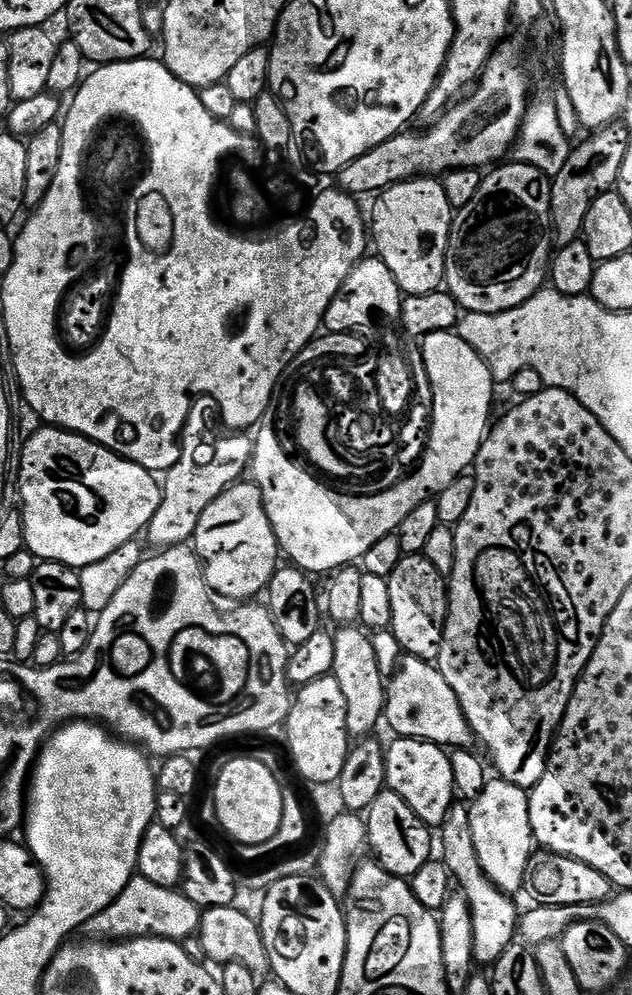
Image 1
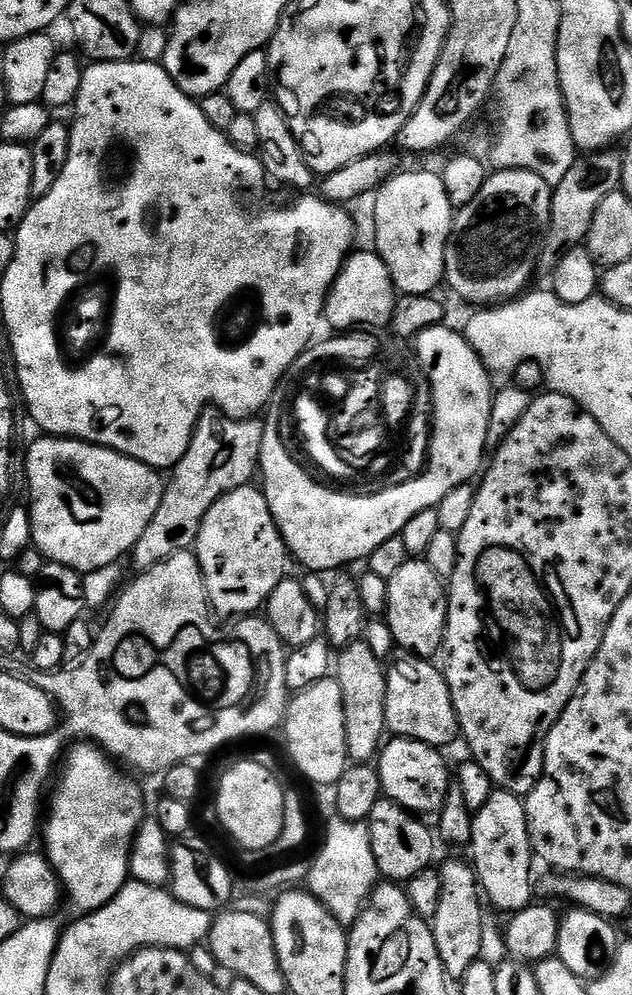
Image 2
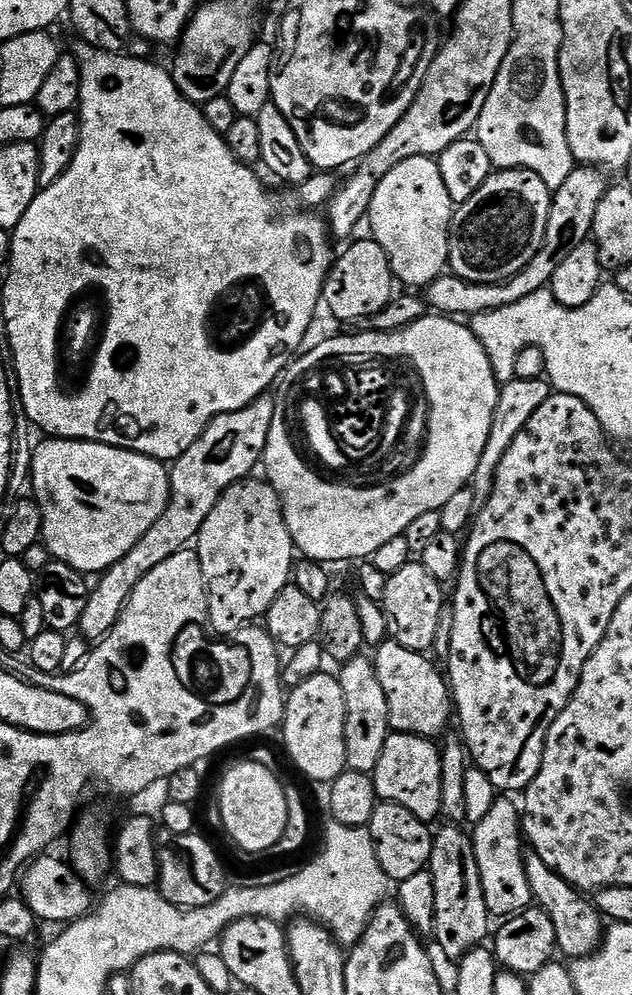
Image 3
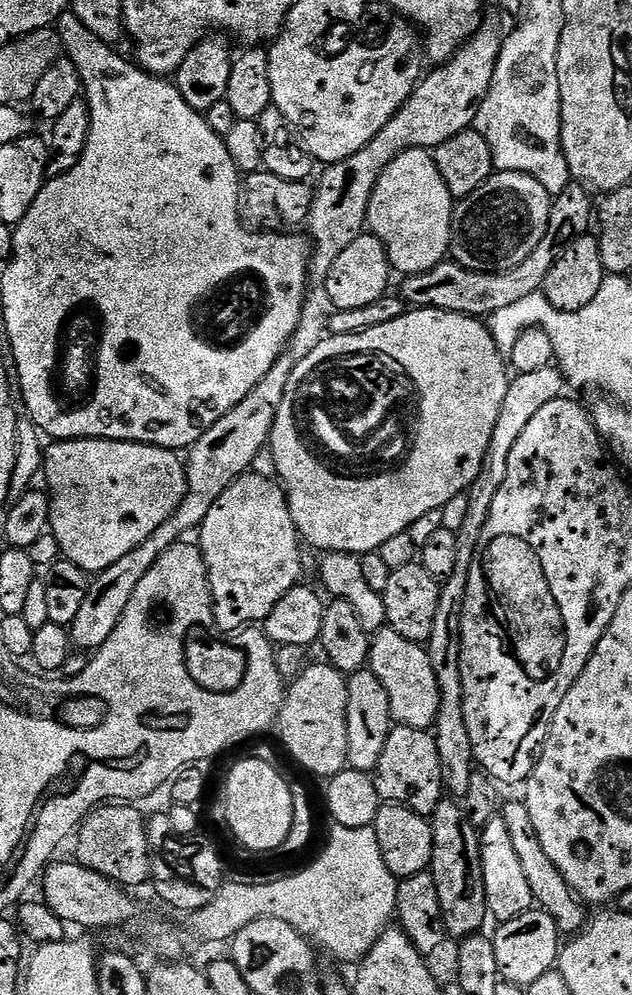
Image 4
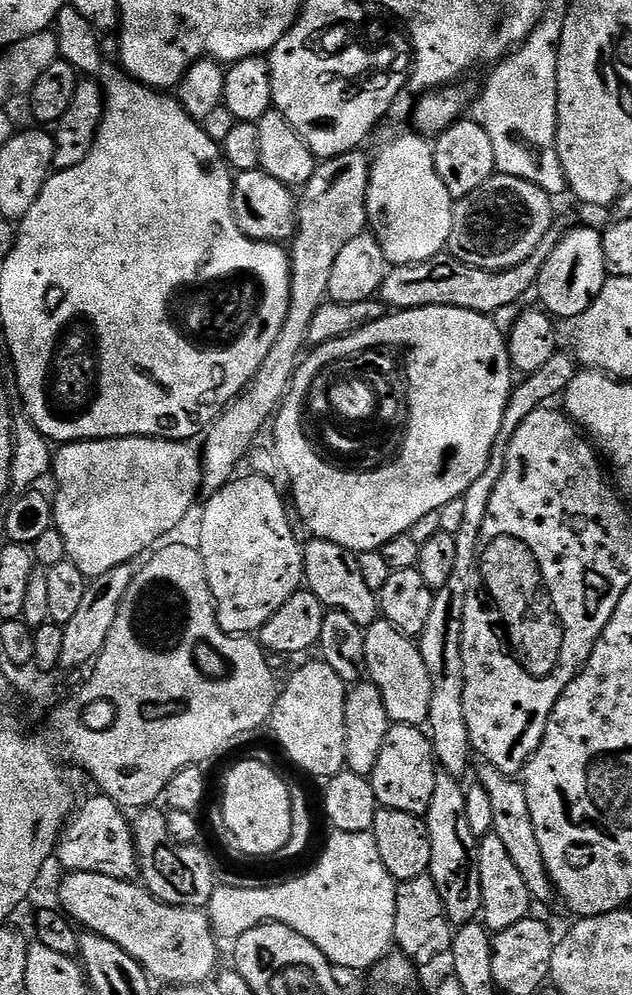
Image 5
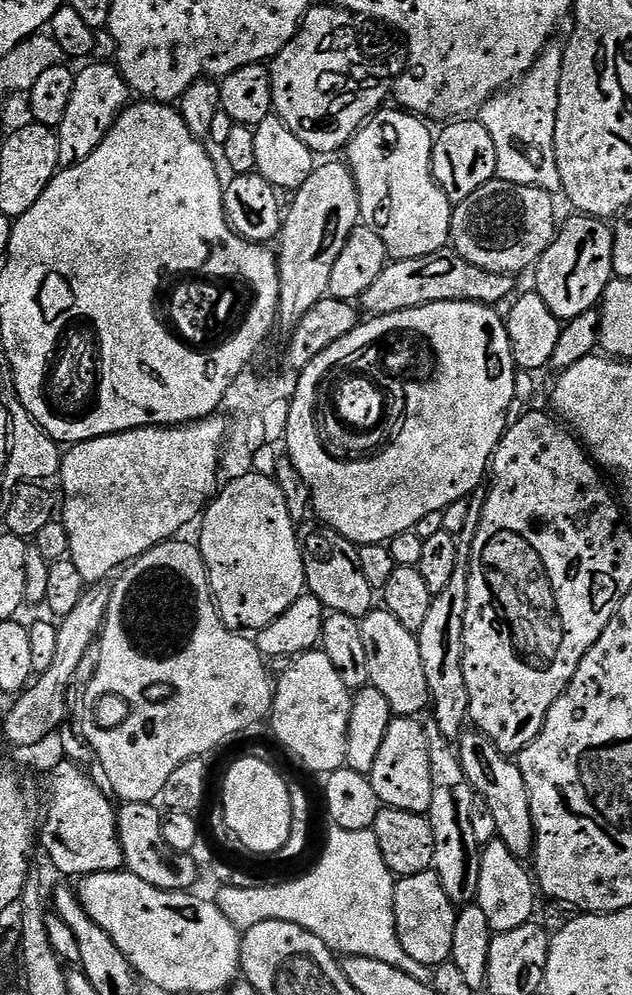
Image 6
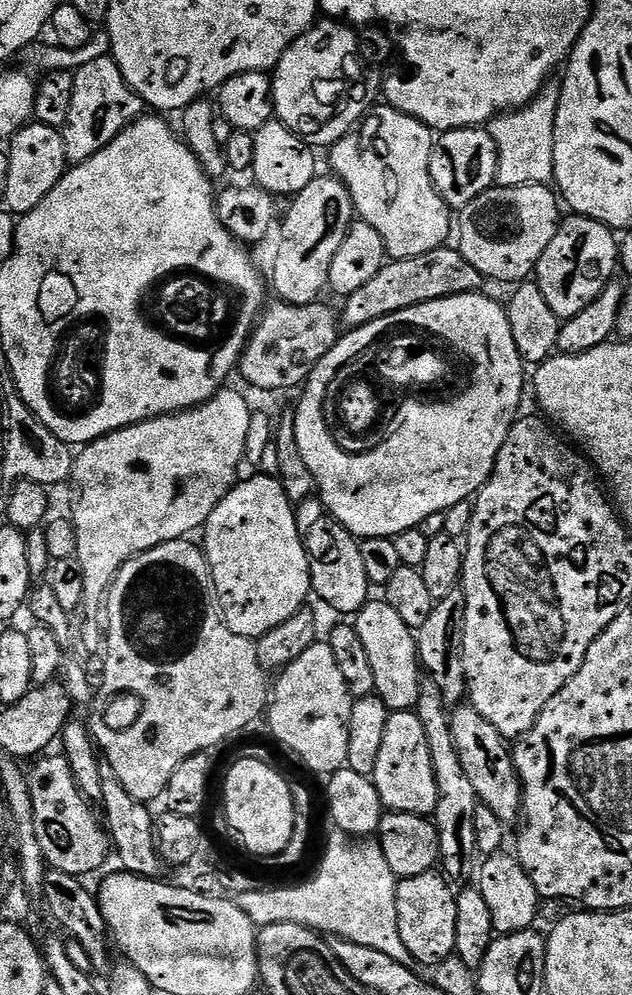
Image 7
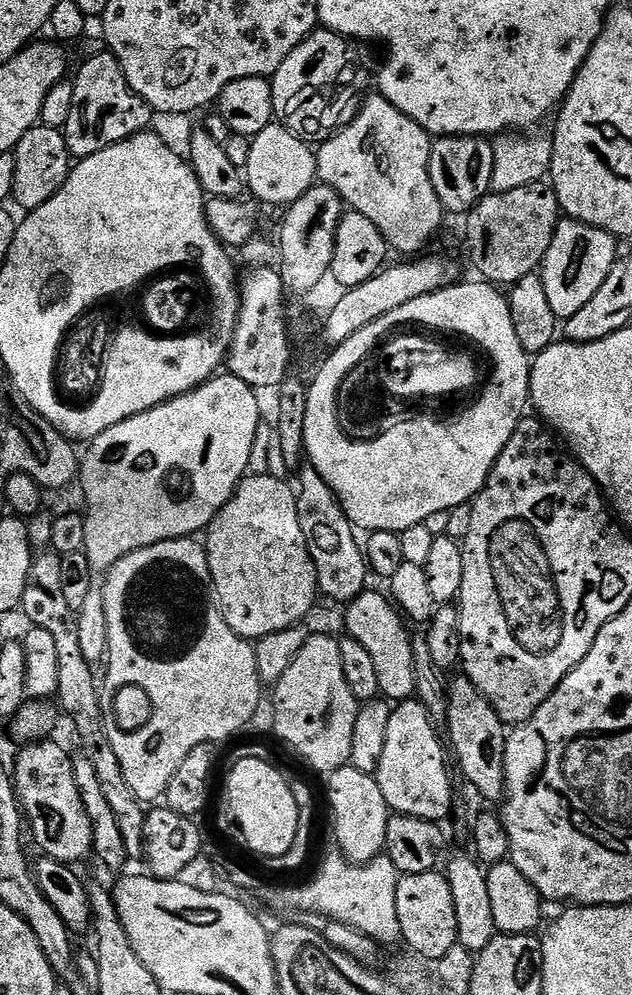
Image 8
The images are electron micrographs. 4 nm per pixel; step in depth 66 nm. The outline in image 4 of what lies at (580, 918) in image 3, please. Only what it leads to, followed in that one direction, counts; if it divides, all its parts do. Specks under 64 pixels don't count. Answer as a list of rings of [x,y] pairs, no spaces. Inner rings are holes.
[[[522,802],[516,804],[505,803],[502,815],[506,822],[506,831],[510,834],[515,853],[518,854],[518,863],[522,866],[526,877],[526,883],[530,885],[530,894],[533,901],[545,912],[554,918],[557,933],[575,934],[584,931],[585,905],[581,903],[572,887],[566,882],[562,870],[550,862],[546,850],[542,850],[542,842],[538,842],[538,833],[534,830],[534,822],[530,822],[530,810]]]

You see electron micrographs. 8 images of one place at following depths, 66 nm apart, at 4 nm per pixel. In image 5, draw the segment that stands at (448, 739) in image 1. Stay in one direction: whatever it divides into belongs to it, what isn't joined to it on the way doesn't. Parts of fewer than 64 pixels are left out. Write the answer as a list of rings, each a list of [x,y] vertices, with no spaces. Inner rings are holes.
[[[383,618],[376,620],[364,633],[366,638],[366,676],[382,690],[386,702],[386,714],[392,724],[423,725],[430,714],[430,674],[426,674],[426,662],[422,662],[419,643],[413,637],[402,634]]]

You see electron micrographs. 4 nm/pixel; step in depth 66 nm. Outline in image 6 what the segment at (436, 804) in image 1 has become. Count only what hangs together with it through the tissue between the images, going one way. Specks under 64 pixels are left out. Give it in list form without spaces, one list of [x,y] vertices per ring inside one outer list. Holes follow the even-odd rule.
[[[393,719],[392,725],[386,730],[386,738],[382,738],[378,758],[374,758],[370,779],[374,794],[378,794],[383,807],[421,814],[430,810],[430,793],[434,790],[430,782],[430,750],[424,724],[419,719]]]

